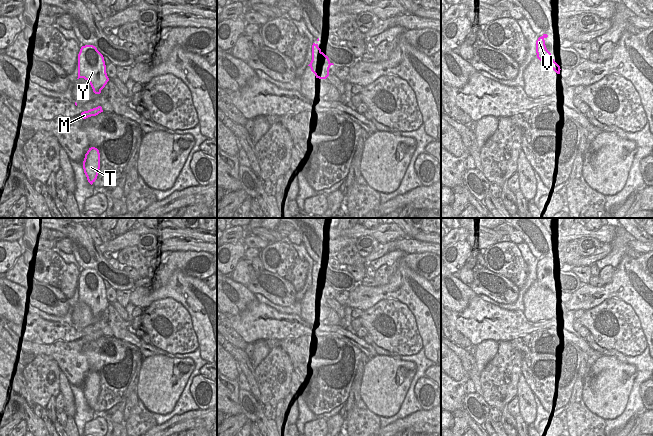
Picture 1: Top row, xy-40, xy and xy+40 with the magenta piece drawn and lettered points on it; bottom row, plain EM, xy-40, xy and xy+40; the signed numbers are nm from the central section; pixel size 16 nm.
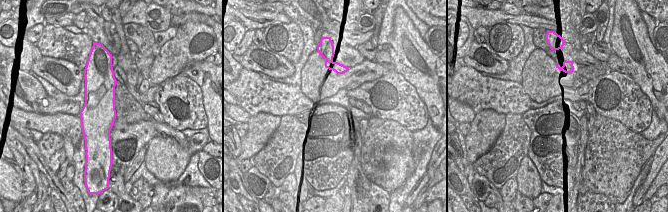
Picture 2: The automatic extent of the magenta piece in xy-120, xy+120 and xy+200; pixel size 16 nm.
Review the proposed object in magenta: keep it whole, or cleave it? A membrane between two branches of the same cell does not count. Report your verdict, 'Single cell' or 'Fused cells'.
Single cell.

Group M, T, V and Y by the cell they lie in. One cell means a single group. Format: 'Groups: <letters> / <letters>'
Groups: M T V Y.

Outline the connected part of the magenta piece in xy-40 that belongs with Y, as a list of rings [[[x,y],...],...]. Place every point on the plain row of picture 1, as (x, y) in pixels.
[[[93,269],[82,270],[78,278],[78,302],[87,304],[95,318],[100,318],[109,302],[103,279]]]

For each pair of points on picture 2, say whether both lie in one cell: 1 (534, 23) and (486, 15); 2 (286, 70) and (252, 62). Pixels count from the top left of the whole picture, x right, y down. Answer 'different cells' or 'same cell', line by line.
1: same cell
2: same cell

